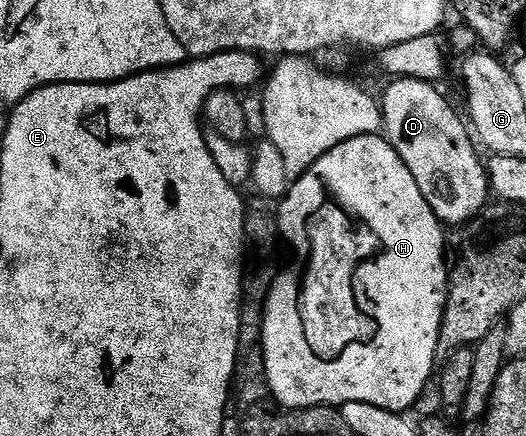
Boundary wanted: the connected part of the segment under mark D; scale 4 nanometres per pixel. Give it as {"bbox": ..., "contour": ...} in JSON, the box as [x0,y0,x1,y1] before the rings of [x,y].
{"bbox":[382,78,490,225],"contour":[[[399,78],[393,79],[391,83],[392,85],[384,92],[384,100],[382,96],[383,135],[388,143],[394,146],[402,162],[406,162],[410,174],[414,174],[418,182],[418,190],[422,190],[426,202],[430,202],[437,218],[445,225],[467,225],[472,217],[477,216],[486,207],[490,200],[488,170],[485,161],[483,159],[480,161],[480,156],[476,153],[477,145],[470,135],[469,125],[465,123],[462,116],[462,121],[460,121],[459,114],[448,105],[447,98],[439,92],[436,84],[428,84],[424,80]]]}

